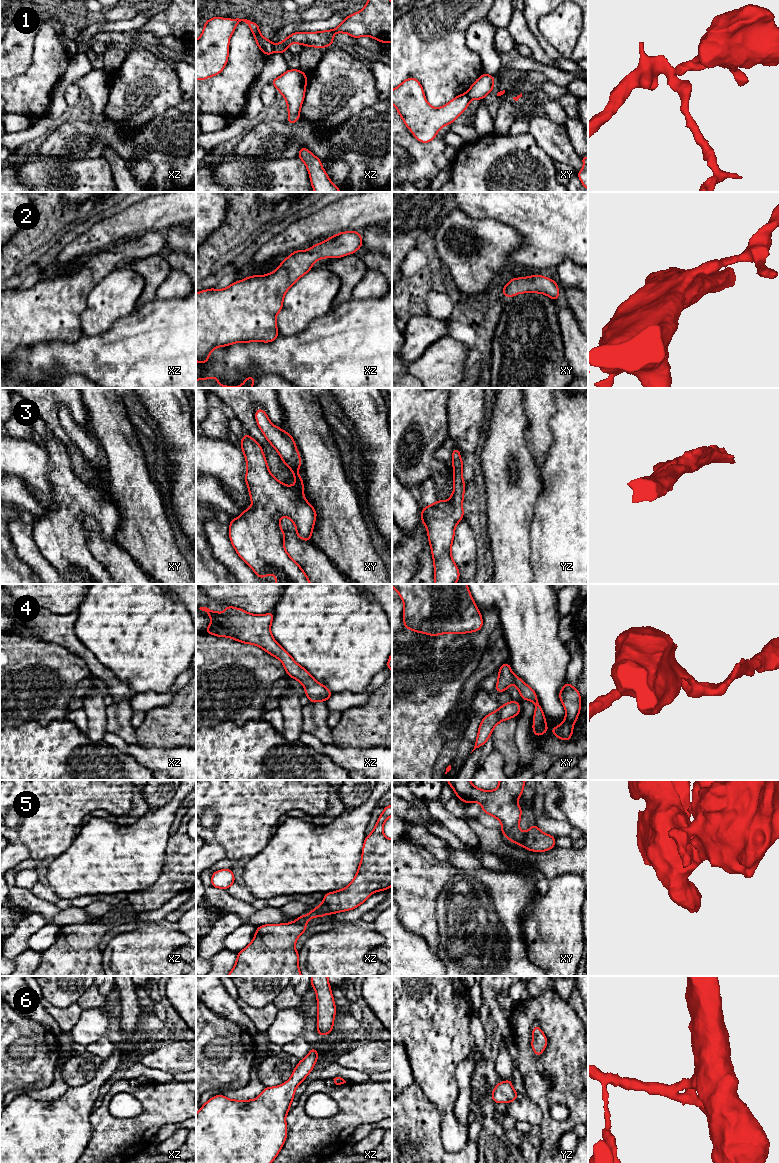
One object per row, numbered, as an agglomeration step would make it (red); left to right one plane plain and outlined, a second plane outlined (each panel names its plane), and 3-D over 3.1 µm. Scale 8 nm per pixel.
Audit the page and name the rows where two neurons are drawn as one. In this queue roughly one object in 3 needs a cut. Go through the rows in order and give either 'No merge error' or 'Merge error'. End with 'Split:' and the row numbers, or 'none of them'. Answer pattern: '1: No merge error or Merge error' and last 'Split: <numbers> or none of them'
1: Merge error
2: No merge error
3: No merge error
4: No merge error
5: Merge error
6: No merge error
Split: 1, 5

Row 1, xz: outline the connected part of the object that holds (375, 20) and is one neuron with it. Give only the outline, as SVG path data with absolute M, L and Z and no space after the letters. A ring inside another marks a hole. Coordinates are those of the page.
M368 0L361 11L348 15L337 28L320 32L296 31L274 45L273 52L283 54L291 43L328 47L335 41L332 36L336 33L347 33L356 39L369 36L378 42L392 43L392 3L390 0Z

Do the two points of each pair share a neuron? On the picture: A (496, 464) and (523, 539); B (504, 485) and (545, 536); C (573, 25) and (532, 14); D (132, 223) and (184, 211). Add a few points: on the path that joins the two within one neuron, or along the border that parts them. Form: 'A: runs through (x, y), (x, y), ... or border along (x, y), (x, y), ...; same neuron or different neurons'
A: runs through (505, 483), (510, 491), (510, 520); same neuron
B: border along (537, 497), (530, 543); different neurons
C: border along (554, 10), (538, 22), (538, 30), (546, 40); different neurons
D: runs through (145, 216), (163, 211), (171, 211); same neuron

